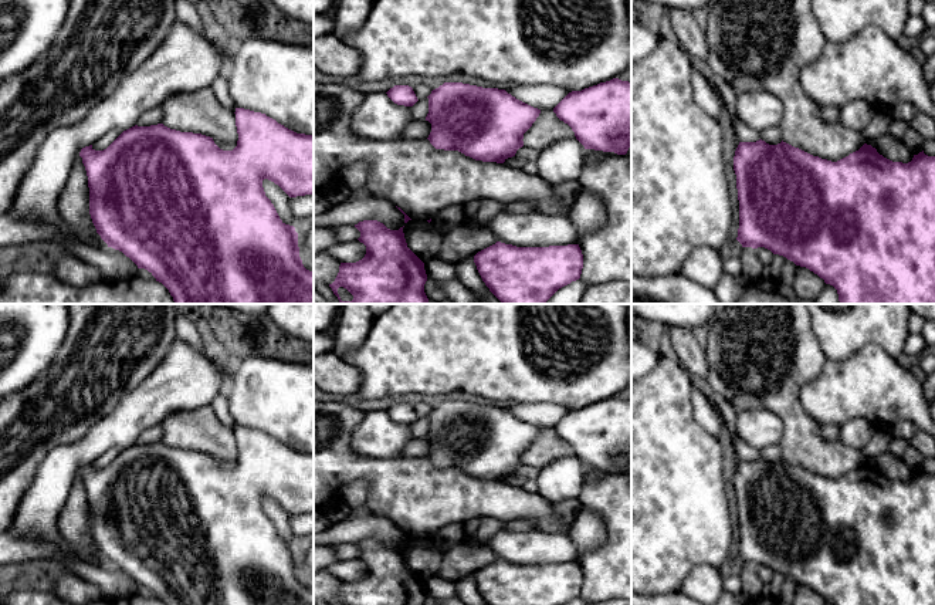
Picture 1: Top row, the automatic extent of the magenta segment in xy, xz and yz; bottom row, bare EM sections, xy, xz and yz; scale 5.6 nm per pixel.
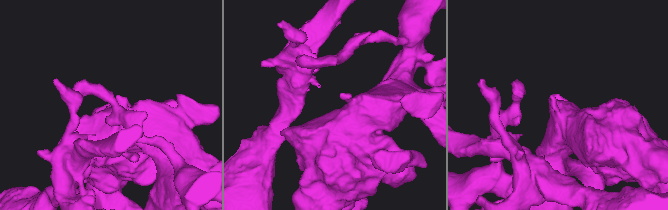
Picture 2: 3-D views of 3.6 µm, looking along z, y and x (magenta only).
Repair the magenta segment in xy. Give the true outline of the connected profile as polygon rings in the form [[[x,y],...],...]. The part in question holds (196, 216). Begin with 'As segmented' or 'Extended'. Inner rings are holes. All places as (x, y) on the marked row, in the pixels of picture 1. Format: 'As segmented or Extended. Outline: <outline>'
As segmented. Outline: [[[236,108],[237,146],[233,151],[220,149],[213,138],[170,129],[163,124],[132,126],[123,131],[106,149],[95,151],[92,145],[81,149],[79,156],[88,176],[89,214],[96,233],[115,250],[129,257],[138,268],[148,270],[173,297],[175,304],[314,304],[314,271],[304,267],[299,257],[298,233],[285,224],[271,200],[265,196],[262,180],[278,185],[289,197],[314,195],[314,136],[297,133],[261,112]]]

